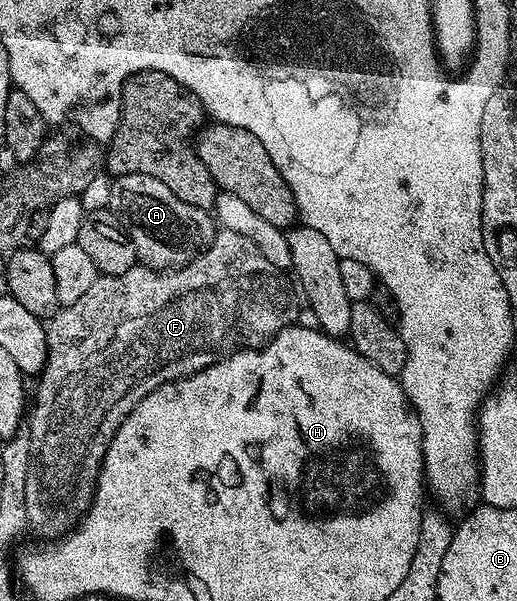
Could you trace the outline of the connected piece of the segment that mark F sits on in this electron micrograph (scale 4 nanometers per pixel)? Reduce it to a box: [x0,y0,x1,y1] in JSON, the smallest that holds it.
[25,228,296,539]

